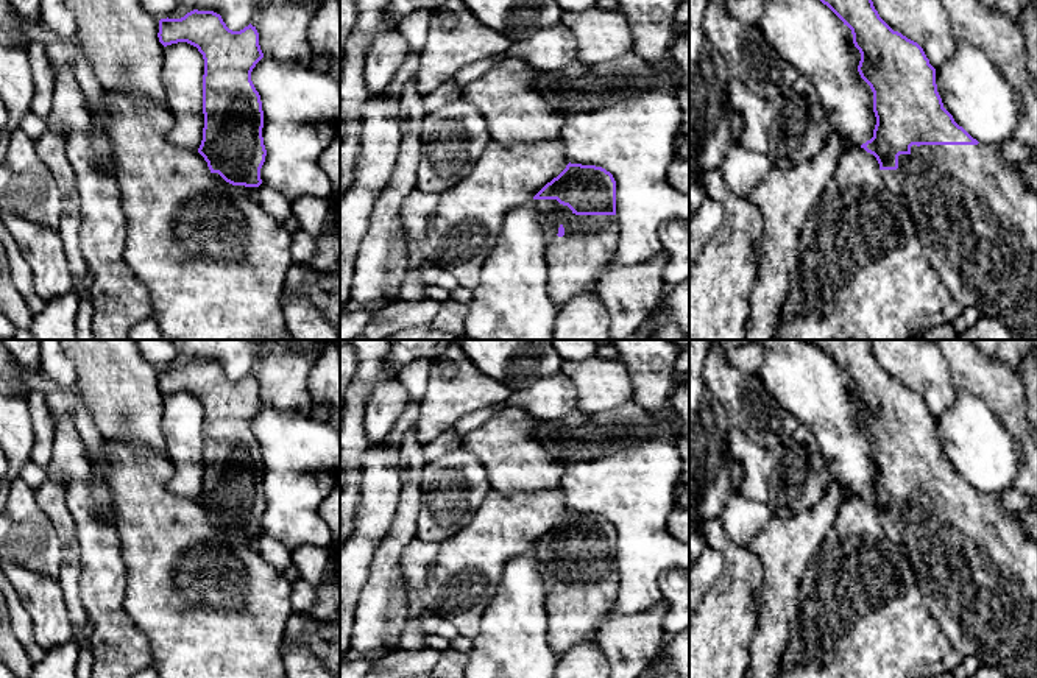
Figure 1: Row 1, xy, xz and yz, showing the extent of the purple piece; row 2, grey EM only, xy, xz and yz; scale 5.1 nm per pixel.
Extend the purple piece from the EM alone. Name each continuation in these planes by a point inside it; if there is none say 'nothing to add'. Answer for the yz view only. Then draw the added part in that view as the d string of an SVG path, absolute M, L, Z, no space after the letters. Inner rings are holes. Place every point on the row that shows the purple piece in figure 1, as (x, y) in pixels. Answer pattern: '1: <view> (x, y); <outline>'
1: yz (976, 218); M912 145L909 154L898 156L897 170L880 170L880 175L887 189L903 198L923 246L925 260L939 274L940 284L950 295L962 307L975 307L981 316L1006 326L1017 340L1037 340L1037 193L1014 168L1004 164L996 145Z

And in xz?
1: xz (576, 262); M533 200L533 204L544 235L547 295L552 302L563 307L579 295L594 293L616 252L619 238L616 215L575 215L557 200Z

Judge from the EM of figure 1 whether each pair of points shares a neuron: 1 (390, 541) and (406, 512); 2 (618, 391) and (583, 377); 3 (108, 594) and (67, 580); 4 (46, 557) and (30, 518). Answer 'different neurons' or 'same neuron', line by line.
1: same neuron
2: same neuron
3: different neurons
4: same neuron

